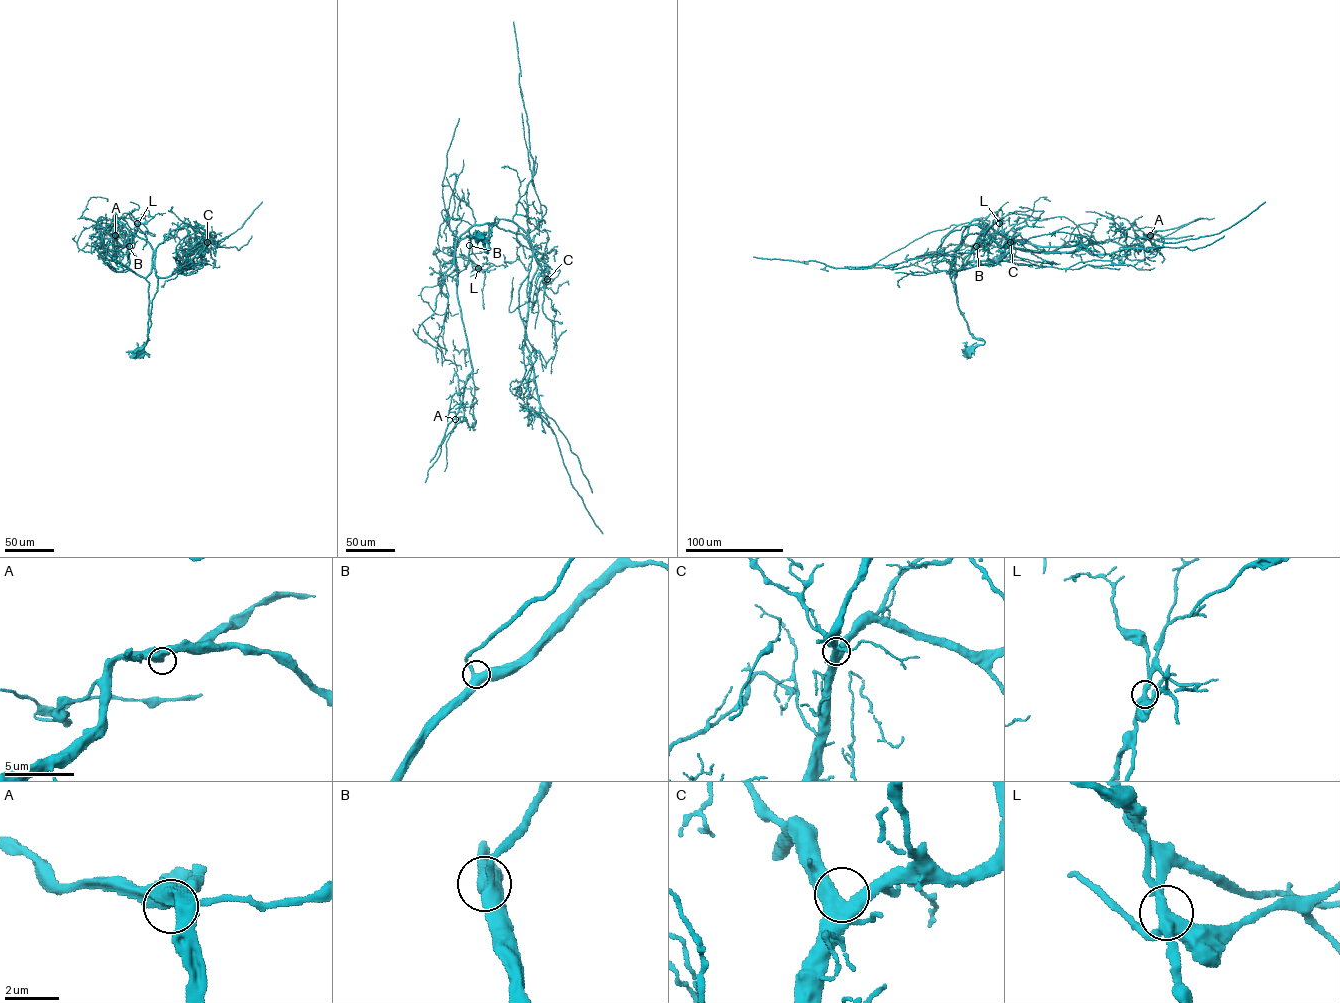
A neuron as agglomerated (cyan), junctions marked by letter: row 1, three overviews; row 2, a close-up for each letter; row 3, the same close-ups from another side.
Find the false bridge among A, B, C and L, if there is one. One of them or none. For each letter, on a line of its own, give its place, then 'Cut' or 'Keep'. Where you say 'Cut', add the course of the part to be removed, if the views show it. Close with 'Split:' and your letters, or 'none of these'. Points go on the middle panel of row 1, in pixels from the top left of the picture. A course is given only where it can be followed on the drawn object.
A: Place: (455, 419). Keep
B: Place: (469, 245). Keep
C: Place: (547, 279). Keep
L: Place: (478, 268). Cut. Course of the part to remove: (478, 268), (486, 270), (482, 293), (484, 309)
Split: L

